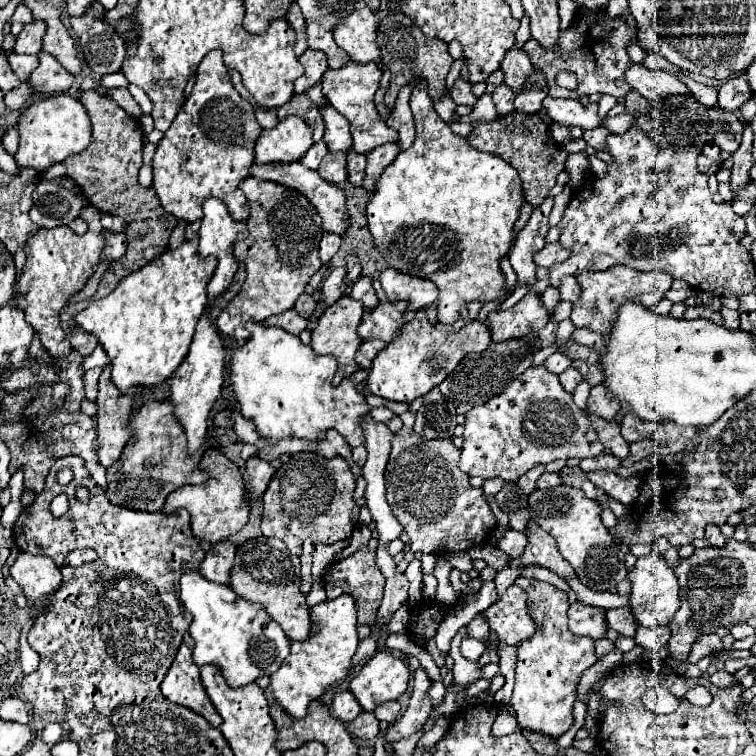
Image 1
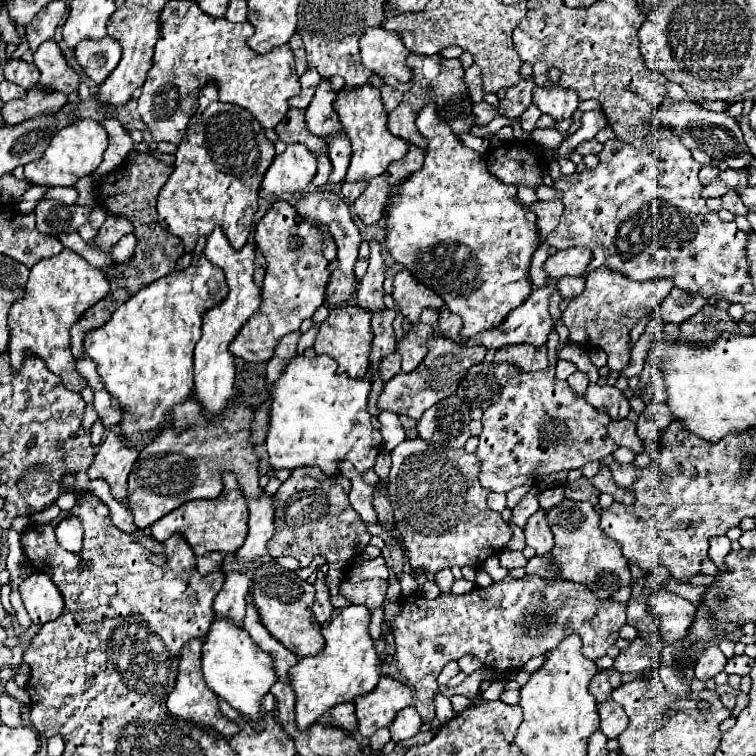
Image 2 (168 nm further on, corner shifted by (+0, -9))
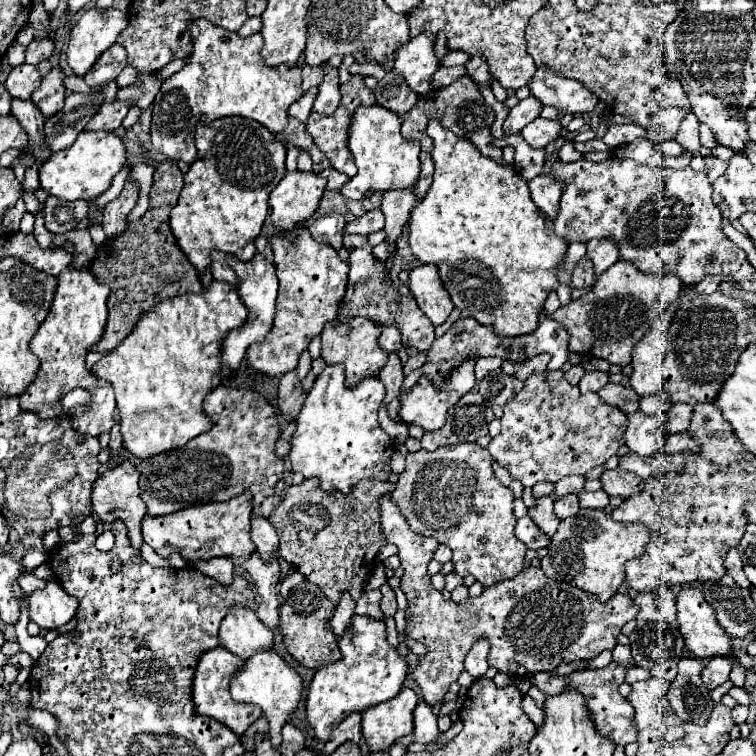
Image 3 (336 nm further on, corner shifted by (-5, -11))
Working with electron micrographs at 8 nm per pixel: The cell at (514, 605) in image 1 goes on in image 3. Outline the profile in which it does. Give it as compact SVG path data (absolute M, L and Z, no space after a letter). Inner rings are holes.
M388 495L382 497L380 513L382 531L388 537L388 543L394 543L400 549L398 559L404 567L400 589L408 599L406 635L430 649L428 655L420 657L414 671L422 697L430 705L436 705L450 683L460 677L468 649L482 637L486 637L492 647L490 665L498 667L498 671L510 671L514 677L522 677L538 671L550 673L560 663L592 659L604 649L614 649L622 625L638 615L638 607L632 603L630 595L616 593L608 603L602 603L588 591L546 577L538 567L526 567L514 579L484 589L480 597L464 599L462 603L446 601L442 593L432 587L428 575L428 563L440 543L434 537L414 533Z

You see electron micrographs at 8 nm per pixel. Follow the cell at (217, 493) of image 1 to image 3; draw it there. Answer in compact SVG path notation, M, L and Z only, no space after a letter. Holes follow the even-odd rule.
M242 493L242 497L238 495L224 503L196 505L162 517L146 515L142 519L142 537L144 543L148 543L162 557L170 557L170 551L174 549L186 561L202 561L202 559L206 561L214 557L248 559L256 551L256 545L250 537L252 531L250 515L252 515L250 493Z

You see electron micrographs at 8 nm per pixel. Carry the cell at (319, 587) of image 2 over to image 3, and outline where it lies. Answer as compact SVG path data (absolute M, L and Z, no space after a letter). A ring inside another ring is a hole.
M344 593L340 599L340 605L334 611L334 617L330 621L334 635L344 637L346 629L352 627L352 617L354 617L354 609L356 609L356 601L350 597L350 593Z

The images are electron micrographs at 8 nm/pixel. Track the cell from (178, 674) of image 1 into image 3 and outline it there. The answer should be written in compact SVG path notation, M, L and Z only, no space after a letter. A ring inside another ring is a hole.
M216 647L214 651L206 651L206 655L202 655L202 659L198 661L198 667L196 667L196 675L194 675L194 709L196 709L196 713L218 719L220 723L230 727L240 737L262 715L260 707L250 705L250 703L238 703L230 697L230 679L242 667L242 663L244 661L238 655L234 655L232 651L228 651L226 647Z

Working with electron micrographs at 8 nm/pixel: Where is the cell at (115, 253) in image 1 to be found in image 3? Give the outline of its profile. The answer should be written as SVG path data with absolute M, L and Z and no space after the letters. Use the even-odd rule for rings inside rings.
M128 173L122 193L106 205L106 211L102 217L102 229L104 229L106 237L116 237L122 231L126 231L126 227L128 227L126 215L134 209L136 201L138 201L138 183L130 181L130 173Z

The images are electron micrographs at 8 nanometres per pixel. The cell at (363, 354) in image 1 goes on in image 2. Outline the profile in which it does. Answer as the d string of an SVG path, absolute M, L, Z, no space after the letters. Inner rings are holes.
M387 355L381 359L379 363L379 375L381 375L381 381L387 383L389 379L393 379L397 373L401 371L401 359L395 355Z

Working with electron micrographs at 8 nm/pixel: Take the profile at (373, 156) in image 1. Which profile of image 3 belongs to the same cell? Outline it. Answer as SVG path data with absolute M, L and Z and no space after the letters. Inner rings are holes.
M370 211L362 217L356 217L354 221L350 221L344 229L344 233L362 233L362 235L370 235L374 231L384 229L384 215L382 211Z

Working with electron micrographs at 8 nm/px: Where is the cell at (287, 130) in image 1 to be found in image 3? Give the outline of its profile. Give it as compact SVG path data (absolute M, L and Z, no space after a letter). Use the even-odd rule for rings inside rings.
M302 171L288 173L270 195L270 207L272 207L270 219L274 227L280 233L292 233L298 227L304 227L304 223L316 213L324 189L326 189L326 179L320 179L318 173L302 173Z

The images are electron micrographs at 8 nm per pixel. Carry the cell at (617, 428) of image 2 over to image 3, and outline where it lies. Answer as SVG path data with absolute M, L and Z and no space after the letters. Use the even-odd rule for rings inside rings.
M634 411L628 415L628 429L624 433L624 441L630 451L650 457L664 449L664 441L668 437L666 413L646 415L642 411Z

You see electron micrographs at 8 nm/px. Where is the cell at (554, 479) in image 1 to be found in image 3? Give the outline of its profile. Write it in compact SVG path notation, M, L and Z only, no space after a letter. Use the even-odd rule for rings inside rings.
M566 495L566 497L560 497L556 503L554 503L554 513L556 517L560 519L566 519L566 517L572 517L580 511L580 501L576 495Z

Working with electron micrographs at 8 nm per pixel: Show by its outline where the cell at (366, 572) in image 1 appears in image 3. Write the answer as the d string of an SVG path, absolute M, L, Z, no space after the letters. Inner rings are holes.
M388 583L382 585L380 591L382 591L380 609L382 609L382 613L384 613L386 617L392 617L392 615L396 613L396 609L398 609L398 605L396 605L396 595L394 595L394 591L392 591L392 587L390 587Z

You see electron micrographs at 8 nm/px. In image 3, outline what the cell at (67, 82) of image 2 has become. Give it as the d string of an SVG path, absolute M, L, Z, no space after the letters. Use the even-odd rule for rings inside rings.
M52 69L44 79L42 85L32 93L32 103L40 109L40 113L44 115L44 119L50 119L52 115L56 115L58 111L62 111L64 107L64 97L66 97L66 89L62 85L64 81L64 73L60 69Z

